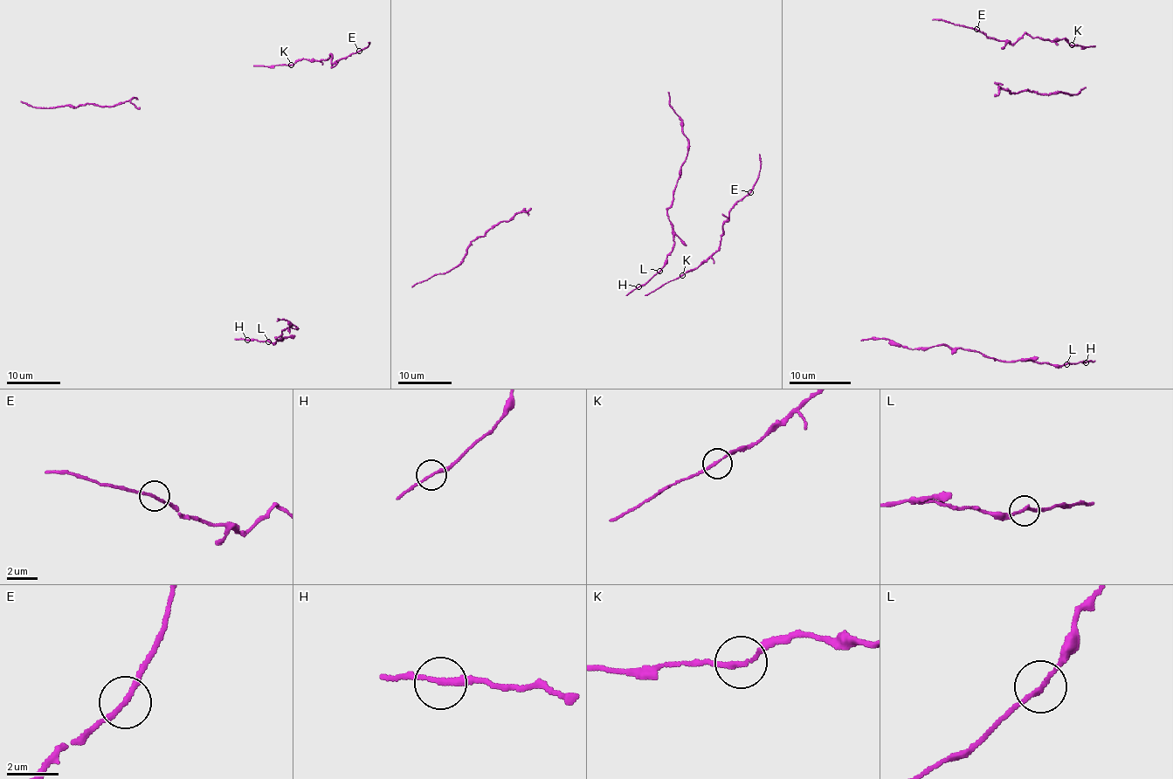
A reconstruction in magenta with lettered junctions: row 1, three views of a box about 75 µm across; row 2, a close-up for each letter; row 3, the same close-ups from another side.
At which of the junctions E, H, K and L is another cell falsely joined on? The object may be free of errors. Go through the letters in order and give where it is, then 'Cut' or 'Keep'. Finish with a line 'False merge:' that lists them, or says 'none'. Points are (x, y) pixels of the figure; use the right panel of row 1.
E: Place: (976, 29). Keep
H: Place: (1086, 362). Keep
K: Place: (1072, 44). Keep
L: Place: (1066, 364). Keep
False merge: none

